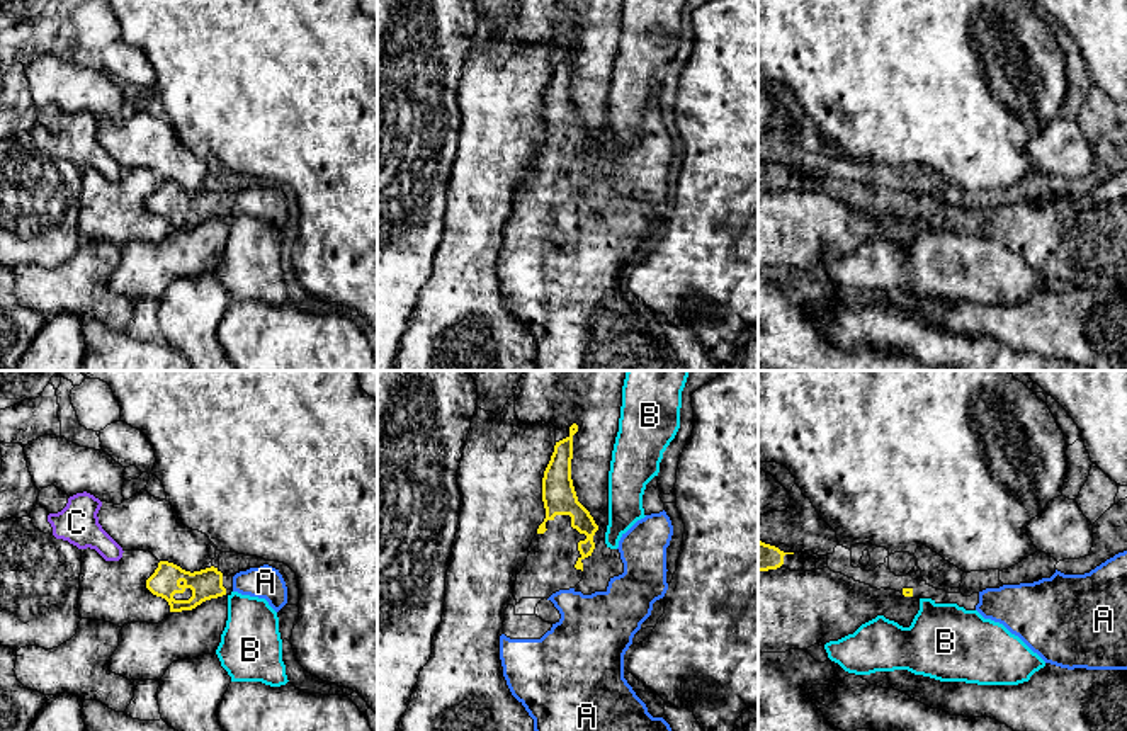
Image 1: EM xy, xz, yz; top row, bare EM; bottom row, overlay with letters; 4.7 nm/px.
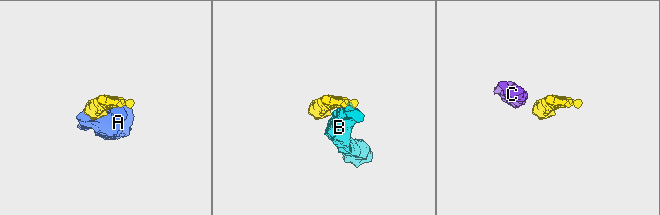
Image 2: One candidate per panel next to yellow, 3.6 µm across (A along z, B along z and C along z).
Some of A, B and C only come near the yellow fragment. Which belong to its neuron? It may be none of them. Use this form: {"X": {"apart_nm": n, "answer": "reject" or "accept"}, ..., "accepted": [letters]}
{"A": {"apart_nm": 40, "answer": "accept"}, "B": {"apart_nm": 20, "answer": "reject"}, "C": {"apart_nm": 160, "answer": "reject"}, "accepted": ["A"]}

